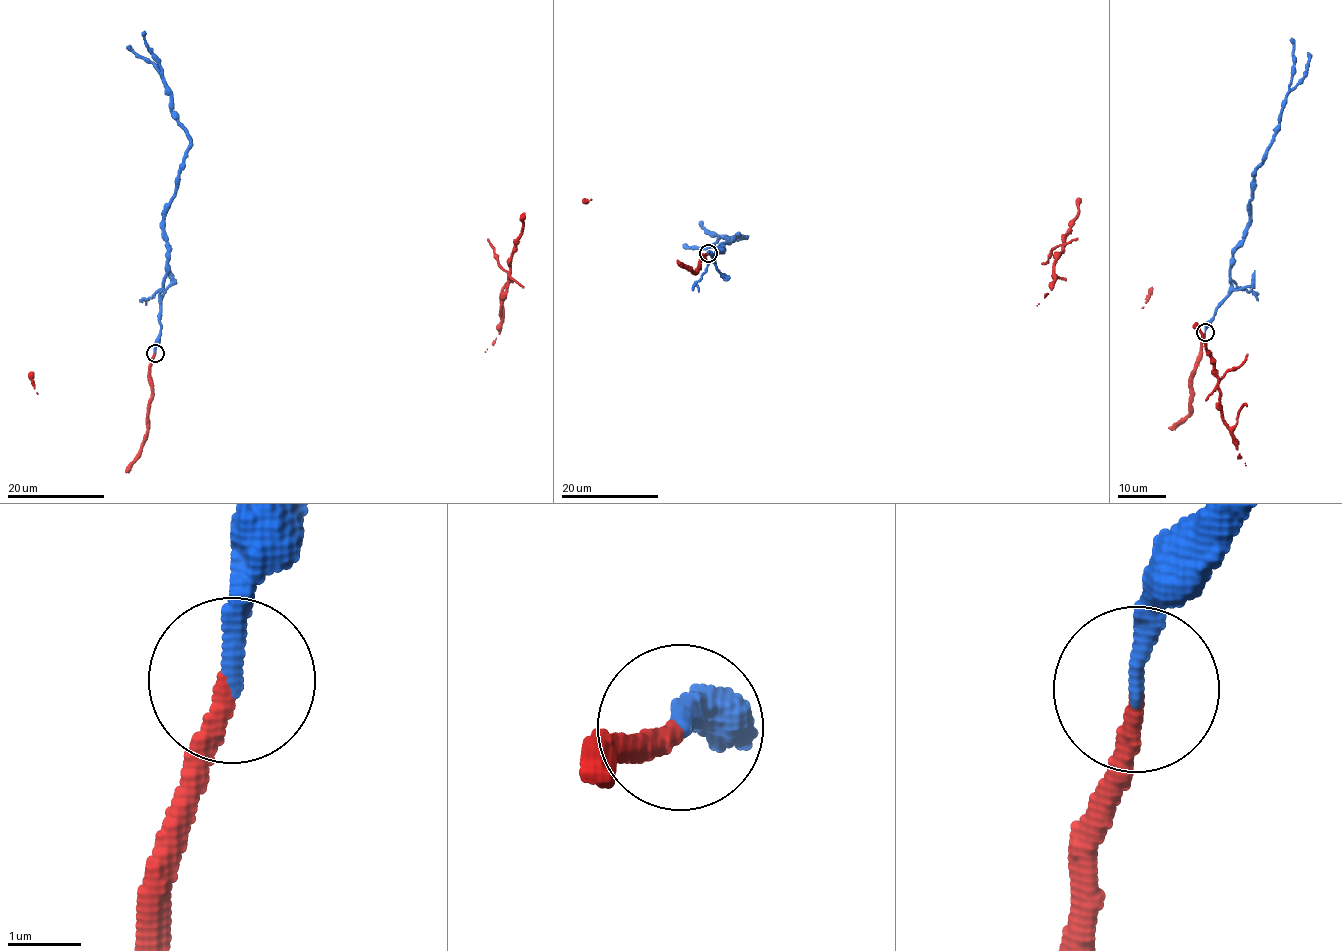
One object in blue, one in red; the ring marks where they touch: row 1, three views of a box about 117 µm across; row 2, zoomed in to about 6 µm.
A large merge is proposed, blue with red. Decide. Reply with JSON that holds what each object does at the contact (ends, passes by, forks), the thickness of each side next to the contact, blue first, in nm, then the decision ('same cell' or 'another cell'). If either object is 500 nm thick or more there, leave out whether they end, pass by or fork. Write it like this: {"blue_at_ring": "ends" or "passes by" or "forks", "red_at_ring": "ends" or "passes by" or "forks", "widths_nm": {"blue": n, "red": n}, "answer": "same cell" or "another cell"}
{"blue_at_ring": "ends", "red_at_ring": "ends", "widths_nm": {"blue": 240, "red": 240}, "answer": "same cell"}

